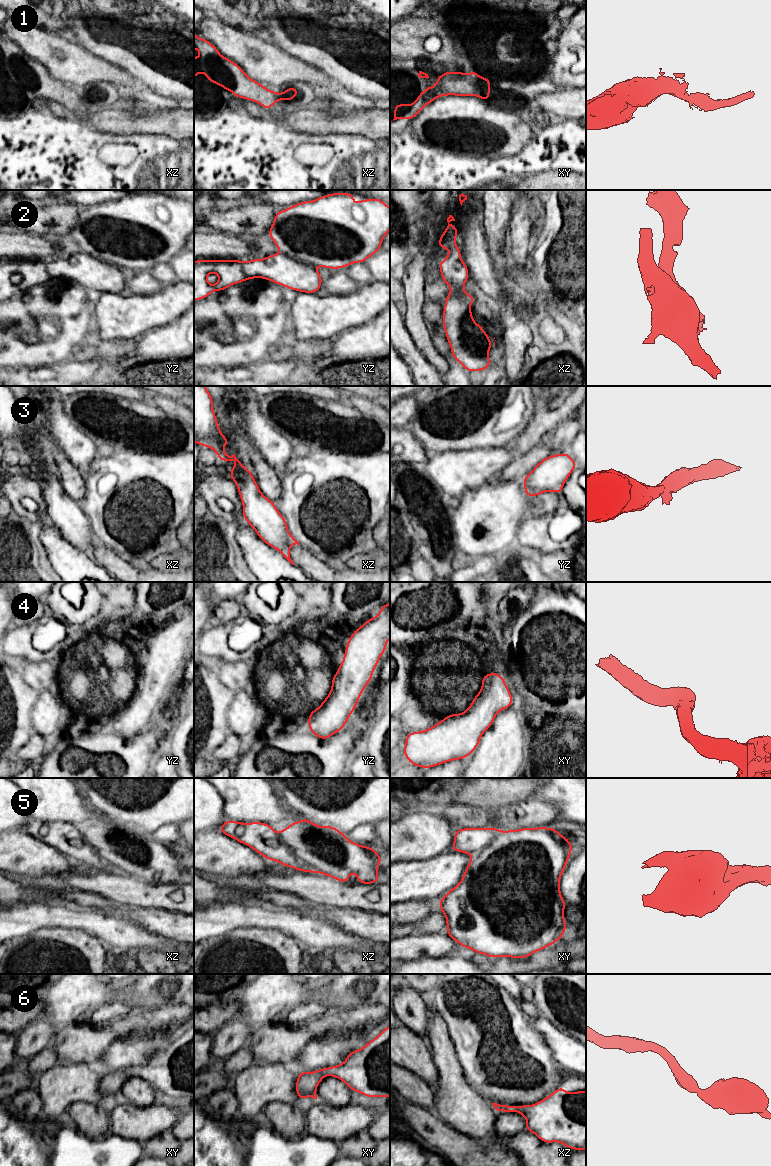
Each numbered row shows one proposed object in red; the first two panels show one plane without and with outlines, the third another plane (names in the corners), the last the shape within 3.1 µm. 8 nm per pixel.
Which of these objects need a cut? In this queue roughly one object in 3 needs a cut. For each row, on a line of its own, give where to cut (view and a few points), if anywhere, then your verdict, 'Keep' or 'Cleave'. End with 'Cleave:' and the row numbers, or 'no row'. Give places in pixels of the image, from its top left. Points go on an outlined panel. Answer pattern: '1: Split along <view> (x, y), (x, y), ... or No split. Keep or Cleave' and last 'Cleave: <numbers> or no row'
1: No split. Keep
2: Split along yz (284, 254), (308, 263), (311, 266). Cleave
3: Split along yz (525, 489), (531, 488), (544, 491). Cleave
4: No split. Keep
5: Split along xz (276, 833), (278, 838), (298, 858), (319, 872). Cleave
6: No split. Keep
Cleave: 2, 3, 5

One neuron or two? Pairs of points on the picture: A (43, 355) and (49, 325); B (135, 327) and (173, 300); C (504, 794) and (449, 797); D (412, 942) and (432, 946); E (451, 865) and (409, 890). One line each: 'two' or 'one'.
A: two
B: one
C: one
D: one
E: one

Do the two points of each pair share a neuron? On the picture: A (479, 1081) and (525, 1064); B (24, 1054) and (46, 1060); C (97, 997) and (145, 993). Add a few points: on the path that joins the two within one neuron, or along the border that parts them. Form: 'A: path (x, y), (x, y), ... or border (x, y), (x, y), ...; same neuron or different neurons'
A: path (490, 1078), (501, 1078), (514, 1071); same neuron
B: border (51, 1043), (22, 1062); different neurons
C: path (109, 993), (133, 993); same neuron

